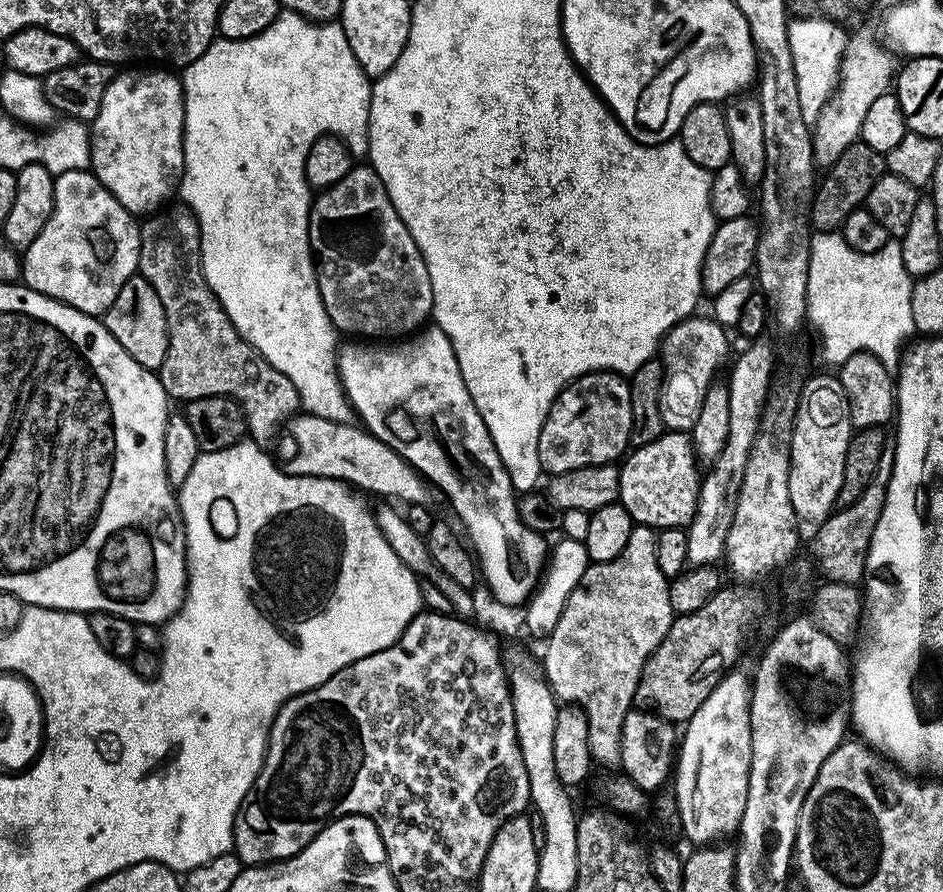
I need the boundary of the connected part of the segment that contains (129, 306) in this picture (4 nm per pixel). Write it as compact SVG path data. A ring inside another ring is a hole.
M139 274L128 279L126 286L118 290L118 298L110 302L110 306L104 312L102 323L106 330L144 368L159 370L166 358L168 349L168 323L166 322L166 310L162 310L162 302L158 294L154 294L154 286L146 282L146 278Z

